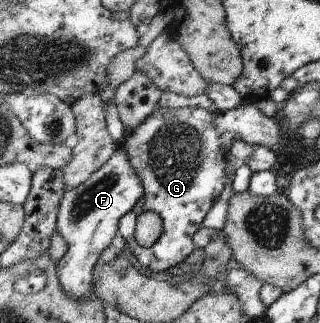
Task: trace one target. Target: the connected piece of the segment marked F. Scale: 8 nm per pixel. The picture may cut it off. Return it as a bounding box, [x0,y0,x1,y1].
[56,149,144,302]

